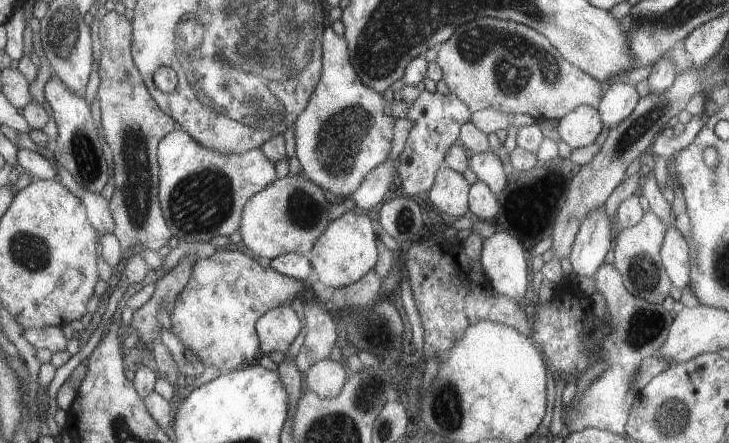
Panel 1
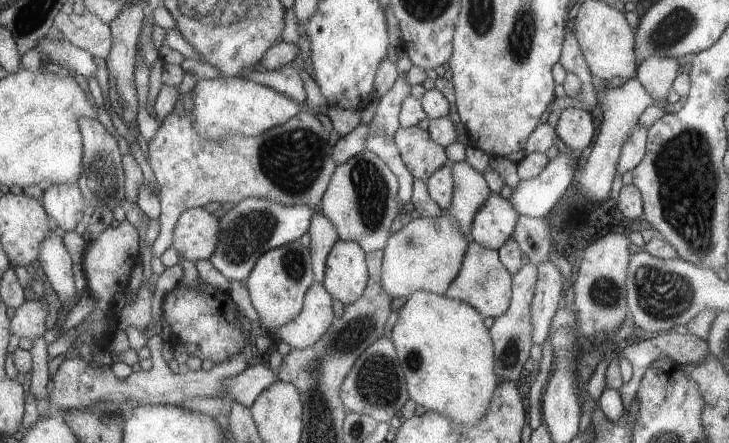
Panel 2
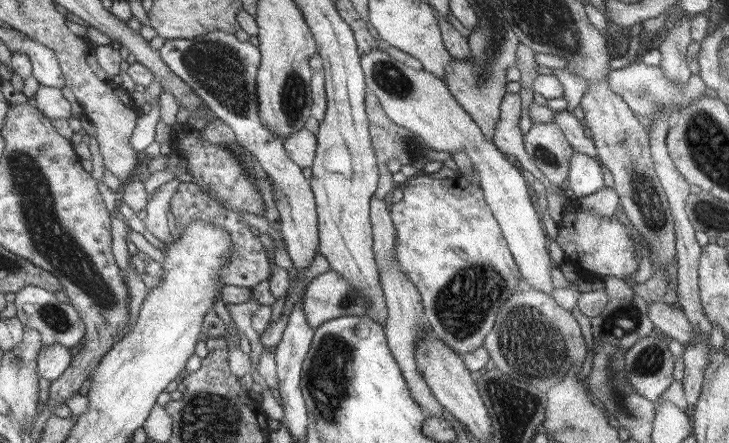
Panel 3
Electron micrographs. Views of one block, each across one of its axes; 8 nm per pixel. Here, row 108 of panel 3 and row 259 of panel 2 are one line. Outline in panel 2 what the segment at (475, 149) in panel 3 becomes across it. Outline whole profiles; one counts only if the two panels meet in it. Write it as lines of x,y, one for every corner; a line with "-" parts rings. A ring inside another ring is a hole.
448,213
437,217
412,219
404,228
390,236
383,251
381,285
390,296
409,297
416,291
426,291
444,296
450,283
460,274
466,251
472,242
461,225

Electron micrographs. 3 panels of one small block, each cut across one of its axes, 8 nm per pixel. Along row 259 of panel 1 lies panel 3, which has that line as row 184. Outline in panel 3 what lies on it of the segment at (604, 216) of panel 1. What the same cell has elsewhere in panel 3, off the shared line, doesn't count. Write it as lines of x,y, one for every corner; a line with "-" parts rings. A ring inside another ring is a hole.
574,150
570,158
570,178
568,180
577,200
604,189
603,176
604,172
602,172
598,159
590,158

